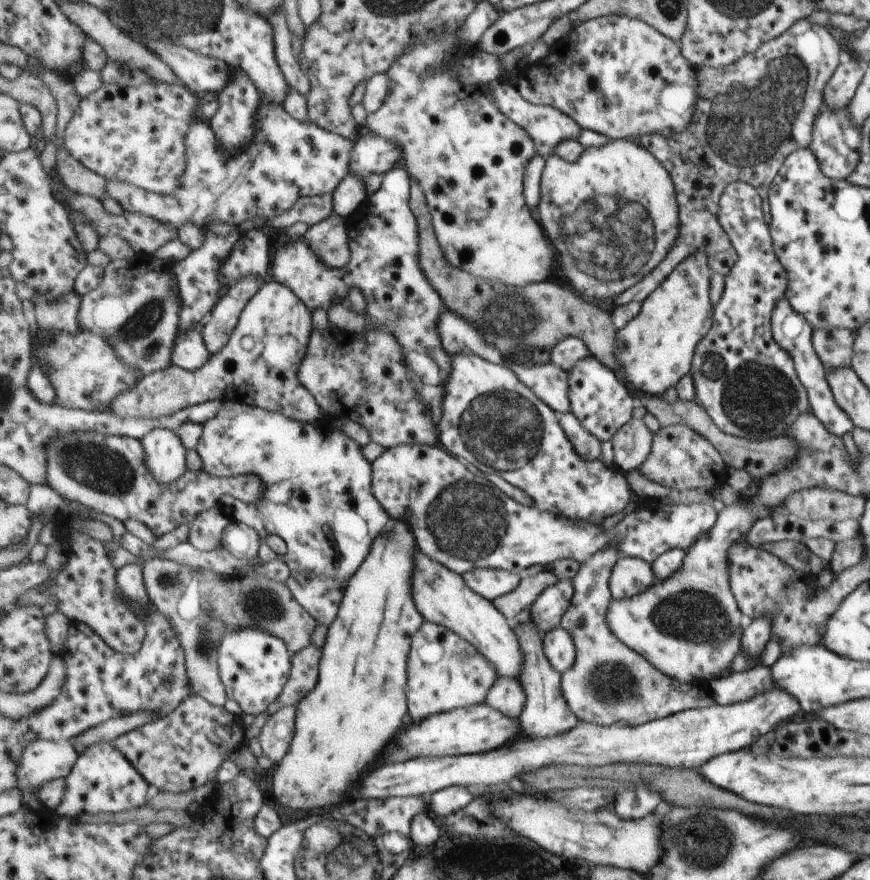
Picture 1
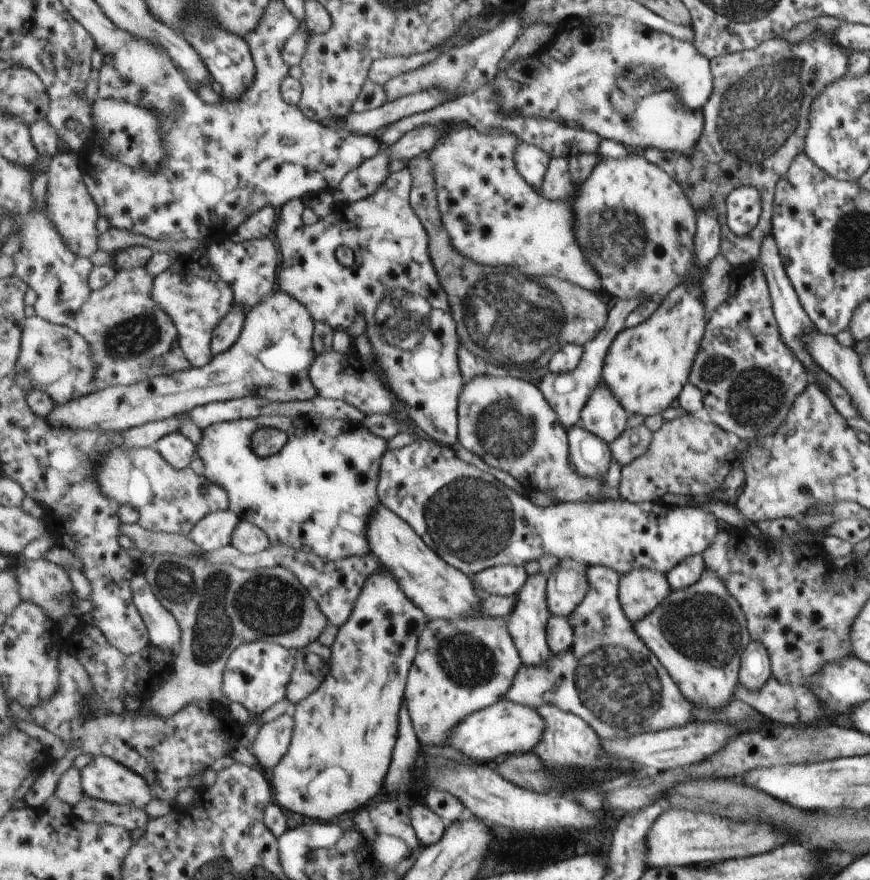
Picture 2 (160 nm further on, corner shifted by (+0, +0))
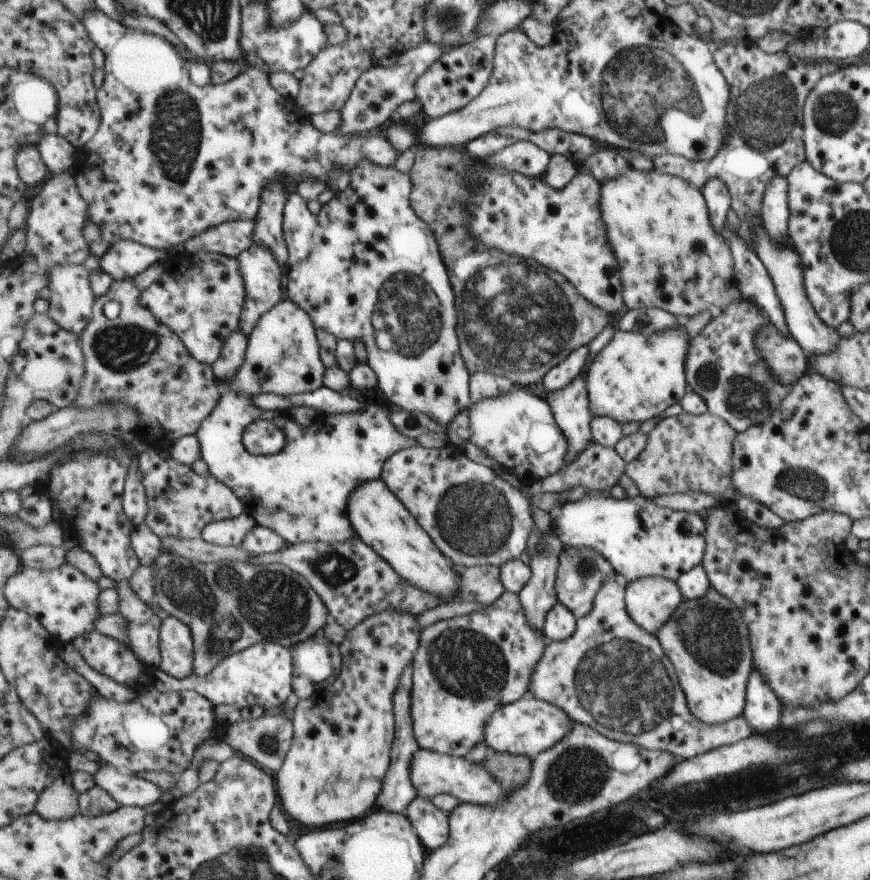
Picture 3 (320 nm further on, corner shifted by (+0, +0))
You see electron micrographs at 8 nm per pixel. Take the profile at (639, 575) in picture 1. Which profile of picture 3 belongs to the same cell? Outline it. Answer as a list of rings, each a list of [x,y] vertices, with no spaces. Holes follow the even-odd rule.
[[[638,578],[625,588],[625,607],[630,617],[652,635],[671,618],[682,600],[676,582],[666,578]]]

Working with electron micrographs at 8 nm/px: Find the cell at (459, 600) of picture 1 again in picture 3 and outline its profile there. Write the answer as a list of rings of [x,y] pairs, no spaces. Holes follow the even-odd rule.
[[[382,478],[362,482],[351,493],[349,515],[358,536],[411,584],[445,600],[461,590],[461,579],[452,566],[453,562],[442,553],[431,535],[418,523],[416,516],[411,514]]]

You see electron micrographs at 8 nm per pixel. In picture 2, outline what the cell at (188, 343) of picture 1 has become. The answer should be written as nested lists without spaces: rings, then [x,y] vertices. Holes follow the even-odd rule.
[[[207,247],[187,255],[179,254],[169,270],[154,278],[154,288],[151,293],[151,298],[174,320],[179,333],[180,345],[193,367],[207,366],[215,358],[212,350],[215,329],[235,306],[234,287],[230,282],[224,281],[218,270],[209,264],[207,254]]]

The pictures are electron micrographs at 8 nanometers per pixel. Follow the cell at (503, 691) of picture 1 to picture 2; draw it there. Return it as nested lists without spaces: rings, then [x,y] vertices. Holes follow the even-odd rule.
[[[593,565],[588,568],[590,591],[585,600],[568,616],[574,627],[574,644],[566,653],[551,655],[549,660],[540,665],[523,665],[518,670],[512,689],[506,698],[519,704],[538,709],[551,705],[580,716],[597,732],[600,739],[613,739],[615,734],[636,735],[641,733],[675,729],[687,723],[705,720],[725,720],[742,728],[742,732],[760,729],[767,720],[757,709],[743,701],[731,701],[729,705],[716,711],[699,709],[681,693],[678,685],[670,677],[666,667],[655,658],[655,655],[643,644],[635,634],[634,627],[618,601],[618,584],[620,575],[610,567]]]

